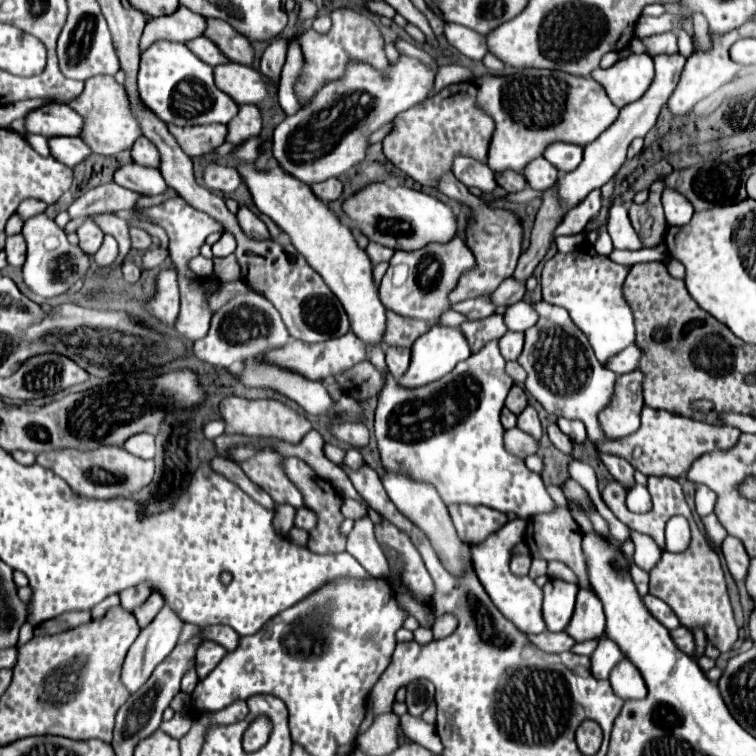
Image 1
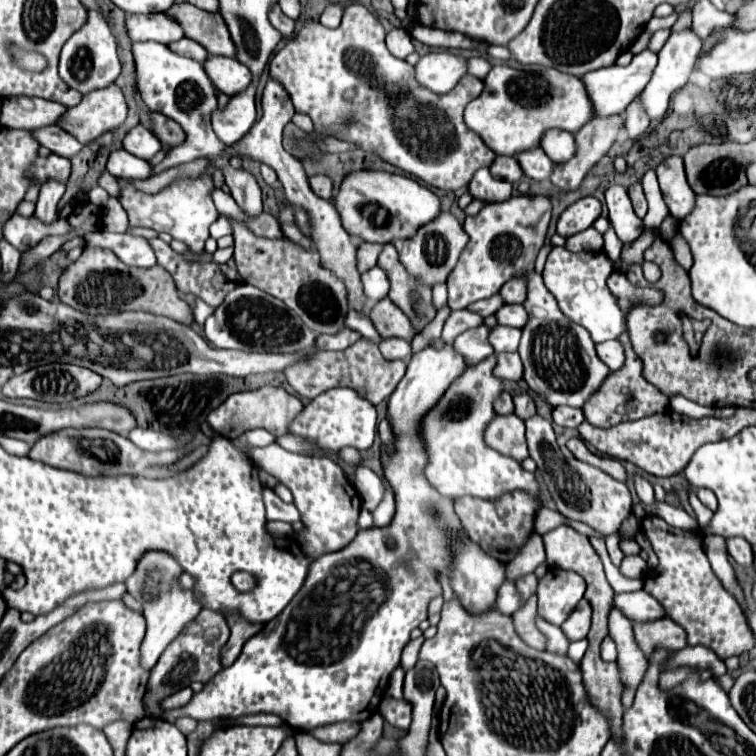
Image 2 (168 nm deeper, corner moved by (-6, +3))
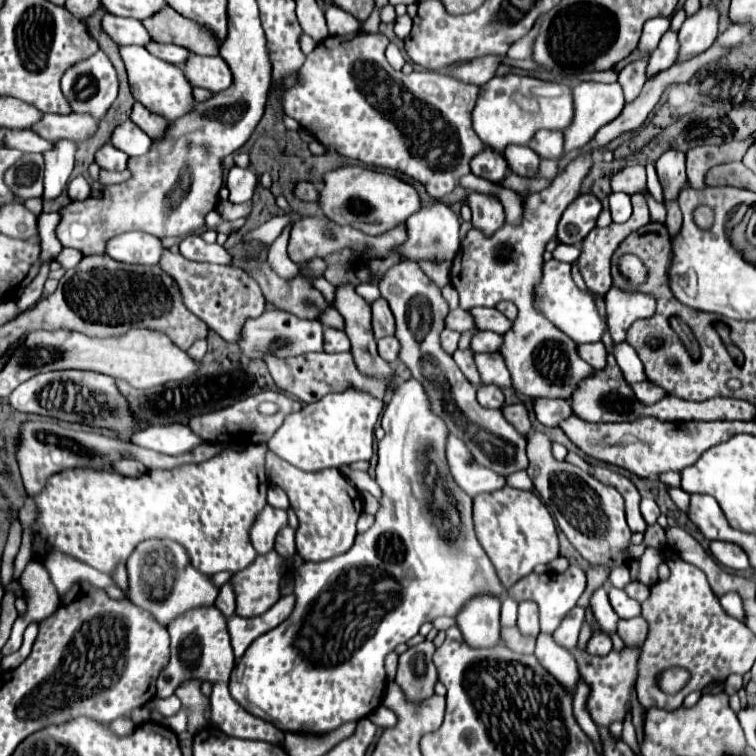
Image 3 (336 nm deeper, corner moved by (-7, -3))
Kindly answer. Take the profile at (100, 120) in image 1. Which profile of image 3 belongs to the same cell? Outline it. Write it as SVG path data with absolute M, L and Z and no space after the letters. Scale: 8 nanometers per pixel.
M43 115L39 123L35 123L33 131L39 131L43 139L51 139L51 143L59 139L71 139L71 141L85 141L89 135L93 135L97 129L97 121L91 115Z

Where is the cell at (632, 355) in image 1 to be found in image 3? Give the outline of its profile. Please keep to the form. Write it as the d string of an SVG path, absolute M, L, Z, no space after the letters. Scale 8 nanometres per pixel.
M601 341L599 343L585 343L585 345L579 345L579 357L585 363L591 363L591 367L595 367L595 369L603 369L605 359L607 359L607 351Z

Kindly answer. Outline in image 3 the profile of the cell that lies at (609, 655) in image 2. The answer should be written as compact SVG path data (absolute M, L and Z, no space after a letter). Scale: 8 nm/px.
M595 631L587 641L587 653L591 655L607 655L613 649L611 639L603 631Z

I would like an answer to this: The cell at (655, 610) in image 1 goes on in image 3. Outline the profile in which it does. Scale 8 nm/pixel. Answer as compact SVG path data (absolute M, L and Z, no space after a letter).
M611 587L611 589L609 589L609 601L611 601L613 611L615 611L621 619L631 619L631 617L641 615L641 605L639 605L635 599L627 597L627 593L621 591L621 589Z

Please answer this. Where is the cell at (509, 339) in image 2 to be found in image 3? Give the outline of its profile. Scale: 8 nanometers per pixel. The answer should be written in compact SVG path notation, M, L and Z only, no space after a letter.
M475 331L471 337L471 349L475 353L491 353L491 351L499 351L503 343L503 337L493 333L493 331Z

